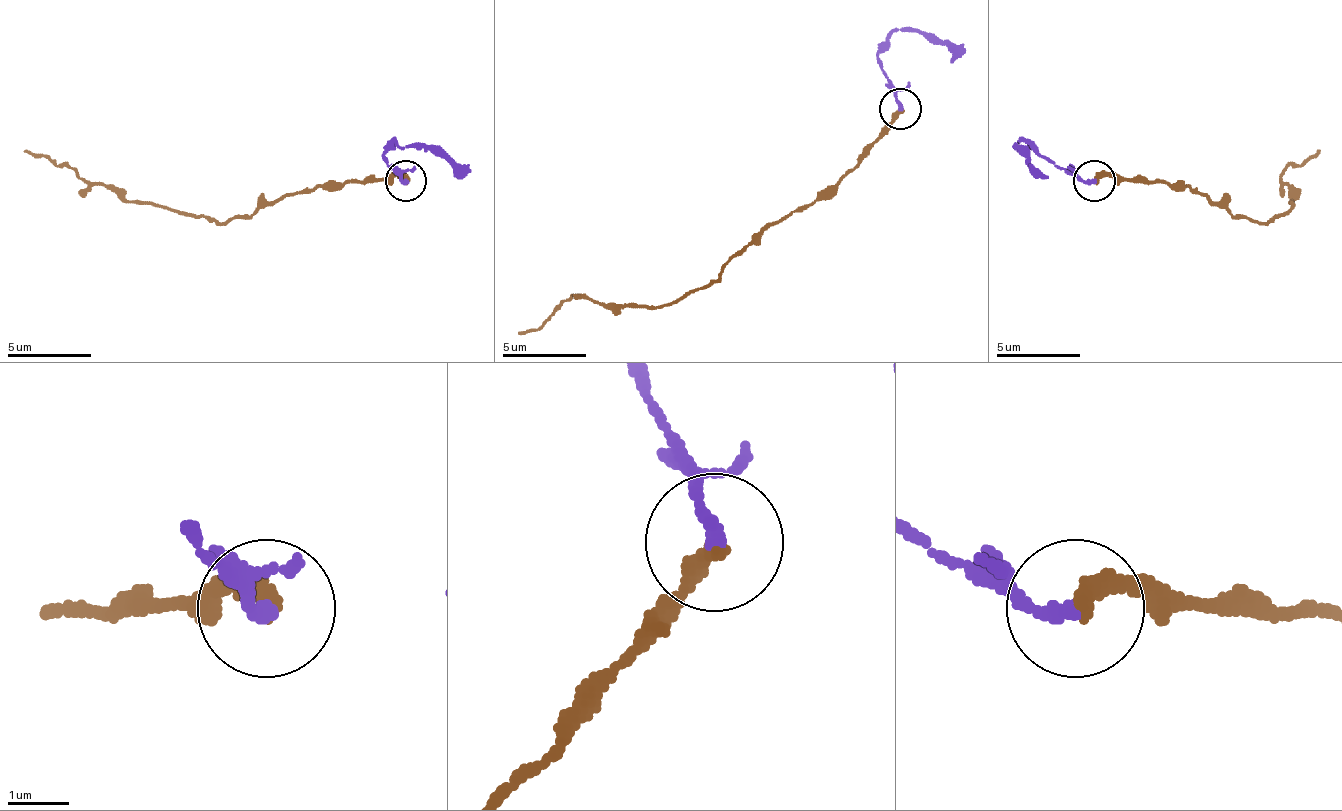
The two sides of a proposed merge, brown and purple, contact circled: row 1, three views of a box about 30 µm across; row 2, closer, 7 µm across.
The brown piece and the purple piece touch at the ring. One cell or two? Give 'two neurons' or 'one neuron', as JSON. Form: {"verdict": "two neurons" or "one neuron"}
{"verdict": "one neuron"}

